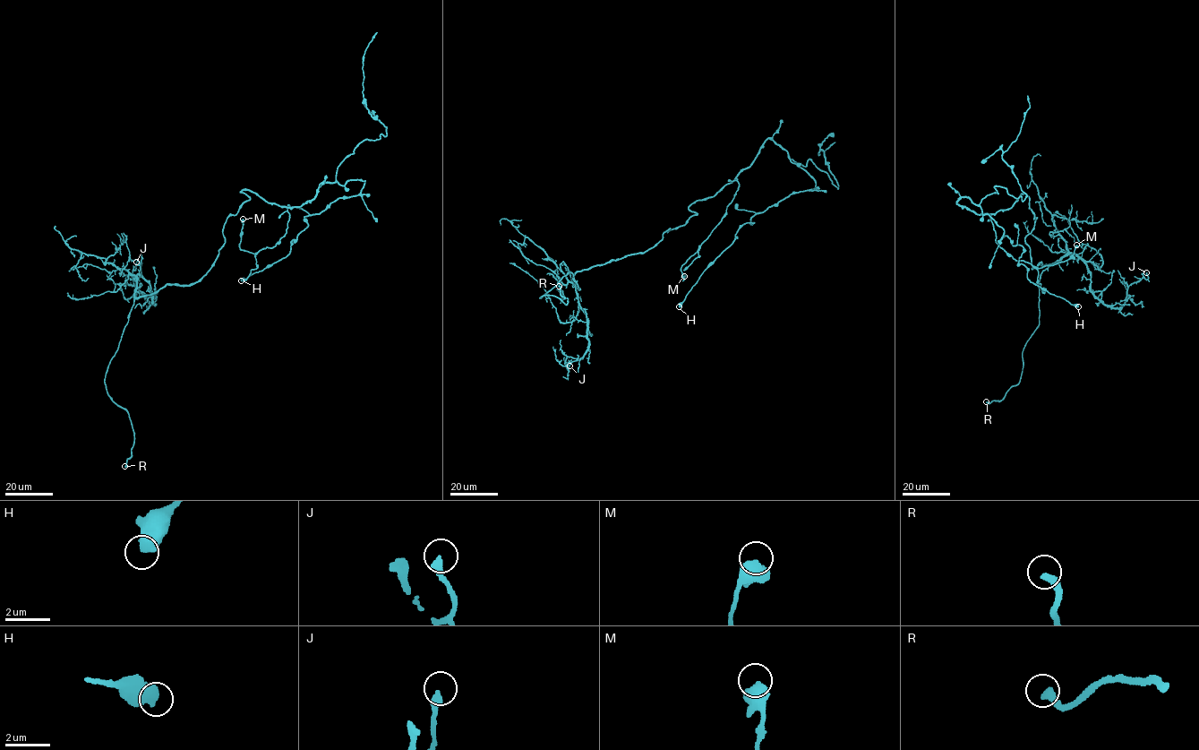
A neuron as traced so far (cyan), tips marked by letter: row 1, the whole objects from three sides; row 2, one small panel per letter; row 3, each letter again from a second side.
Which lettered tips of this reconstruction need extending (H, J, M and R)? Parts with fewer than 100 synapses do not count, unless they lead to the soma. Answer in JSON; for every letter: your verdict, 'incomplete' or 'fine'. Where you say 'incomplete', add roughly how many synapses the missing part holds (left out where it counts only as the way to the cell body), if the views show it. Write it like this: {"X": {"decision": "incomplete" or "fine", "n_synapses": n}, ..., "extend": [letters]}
{"H": {"decision": "fine"}, "J": {"decision": "fine"}, "M": {"decision": "fine"}, "R": {"decision": "incomplete"}, "extend": ["R"]}

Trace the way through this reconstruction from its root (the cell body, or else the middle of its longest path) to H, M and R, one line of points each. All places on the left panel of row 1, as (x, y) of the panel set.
H: (243, 190), (289, 208), (325, 183), (364, 182), (357, 194), (304, 217), (308, 226), (289, 254), (241, 280)
M: (243, 190), (250, 190), (269, 202), (286, 207), (289, 219), (280, 242), (253, 254), (239, 246), (243, 219)
R: (243, 190), (250, 198), (227, 218), (225, 243), (207, 273), (134, 298), (105, 378), (133, 433), (124, 466)

